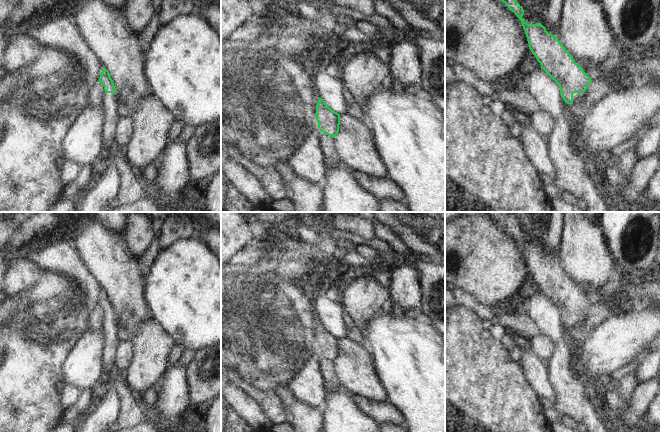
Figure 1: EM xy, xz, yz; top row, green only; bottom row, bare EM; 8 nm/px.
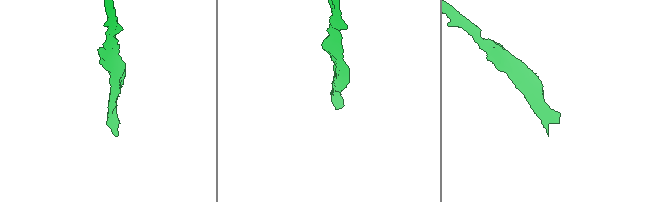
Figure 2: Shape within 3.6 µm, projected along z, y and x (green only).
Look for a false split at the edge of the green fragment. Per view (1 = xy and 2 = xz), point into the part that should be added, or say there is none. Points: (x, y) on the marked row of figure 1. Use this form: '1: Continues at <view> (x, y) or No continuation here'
1: Continues at xy (112, 101)
2: No continuation here

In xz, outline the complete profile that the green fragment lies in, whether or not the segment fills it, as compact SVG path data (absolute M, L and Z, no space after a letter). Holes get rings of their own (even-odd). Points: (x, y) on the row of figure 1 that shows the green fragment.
M322 98L316 105L316 114L319 130L334 138L339 132L340 114L328 107Z

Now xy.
M106 68L102 70L98 82L104 86L105 90L104 110L106 112L107 120L104 127L104 144L106 153L108 153L113 144L117 142L116 133L122 118L120 116L120 103L122 100L117 93L113 80Z

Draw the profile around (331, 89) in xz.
M322 70L316 80L316 88L319 97L325 101L328 107L340 115L347 113L348 105L344 96L347 86L342 79L331 76Z

